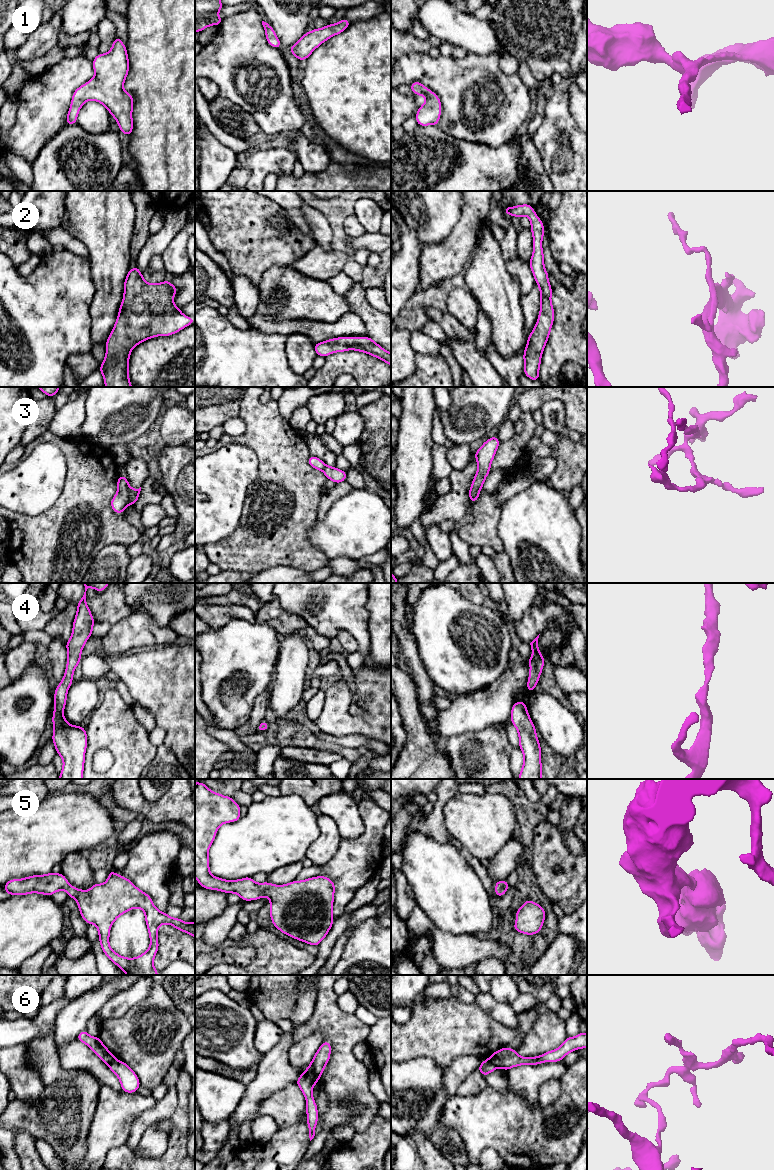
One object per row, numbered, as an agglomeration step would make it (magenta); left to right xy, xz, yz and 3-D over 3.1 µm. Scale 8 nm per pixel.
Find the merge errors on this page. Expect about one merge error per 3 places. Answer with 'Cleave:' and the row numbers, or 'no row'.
Cleave: 3, 6

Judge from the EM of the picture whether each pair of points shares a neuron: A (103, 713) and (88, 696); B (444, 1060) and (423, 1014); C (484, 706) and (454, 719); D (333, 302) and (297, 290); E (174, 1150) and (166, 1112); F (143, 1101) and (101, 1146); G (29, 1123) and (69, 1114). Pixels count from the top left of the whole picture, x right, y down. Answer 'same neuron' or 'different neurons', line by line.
A: different neurons
B: same neuron
C: same neuron
D: same neuron
E: different neurons
F: same neuron
G: same neuron

